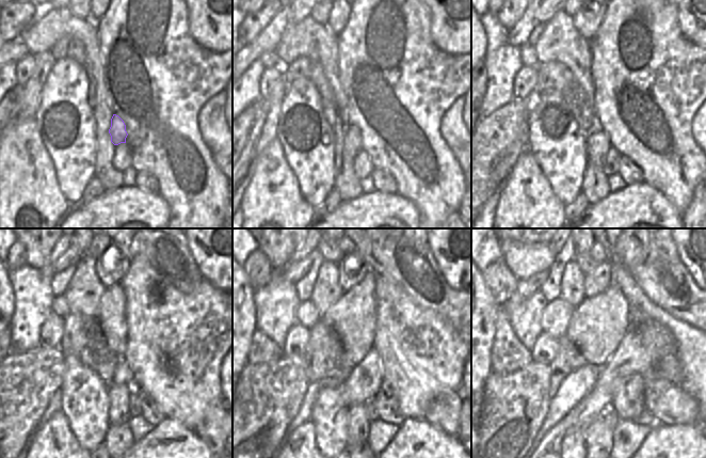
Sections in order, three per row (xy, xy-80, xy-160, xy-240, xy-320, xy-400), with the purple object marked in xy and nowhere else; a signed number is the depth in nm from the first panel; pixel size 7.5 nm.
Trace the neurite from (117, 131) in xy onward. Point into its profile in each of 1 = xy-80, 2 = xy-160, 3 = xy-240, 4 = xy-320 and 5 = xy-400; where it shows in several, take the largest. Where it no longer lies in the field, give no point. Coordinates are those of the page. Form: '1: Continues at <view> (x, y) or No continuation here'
1: Continues at xy-80 (353, 142)
2: Continues at xy-160 (597, 144)
3: Continues at xy-240 (118, 414)
4: Continues at xy-320 (358, 423)
5: Continues at xy-400 (597, 437).

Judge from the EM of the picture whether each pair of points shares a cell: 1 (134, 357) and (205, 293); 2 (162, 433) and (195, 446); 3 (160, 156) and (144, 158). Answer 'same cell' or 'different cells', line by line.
1: same cell
2: same cell
3: same cell

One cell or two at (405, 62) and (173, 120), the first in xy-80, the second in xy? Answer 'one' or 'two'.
one

